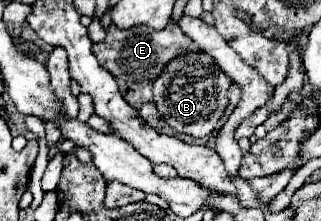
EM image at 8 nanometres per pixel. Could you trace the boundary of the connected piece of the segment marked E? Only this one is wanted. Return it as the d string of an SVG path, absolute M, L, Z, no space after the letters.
M169 22L165 30L153 30L147 26L133 26L133 28L121 30L111 24L105 40L99 44L93 44L93 54L99 60L99 64L115 76L123 98L137 110L137 114L153 128L159 128L161 118L153 102L151 86L157 80L157 76L163 72L165 64L177 54L189 50L189 44L191 44L191 38L187 38L181 32L181 28L173 22Z

